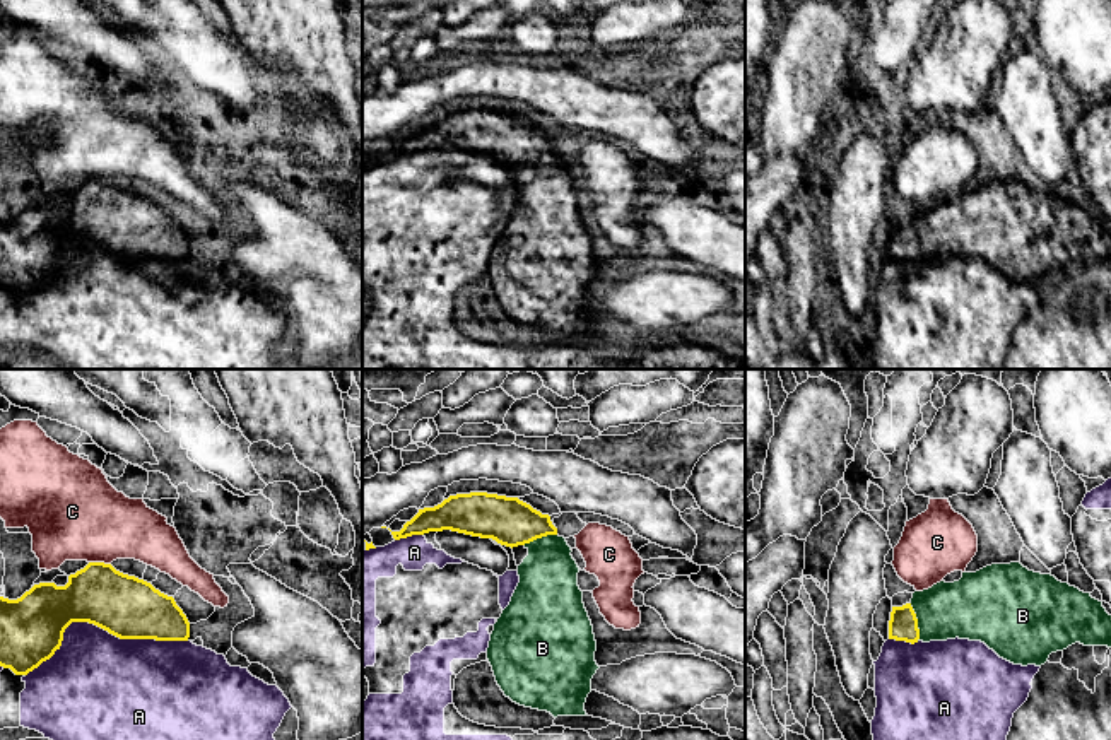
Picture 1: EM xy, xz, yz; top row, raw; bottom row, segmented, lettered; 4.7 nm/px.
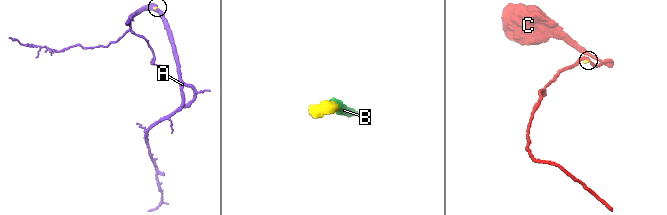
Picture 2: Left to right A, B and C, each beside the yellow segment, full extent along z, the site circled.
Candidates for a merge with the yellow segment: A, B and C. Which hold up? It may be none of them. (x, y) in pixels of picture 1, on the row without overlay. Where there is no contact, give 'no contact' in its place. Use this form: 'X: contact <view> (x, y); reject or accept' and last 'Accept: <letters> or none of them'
A: contact xy (99, 243); reject
B: contact yz (917, 240); accept
C: contact xy (99, 180); reject
Accept: B

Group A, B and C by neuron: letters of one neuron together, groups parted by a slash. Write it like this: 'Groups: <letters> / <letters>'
Groups: A / B / C

